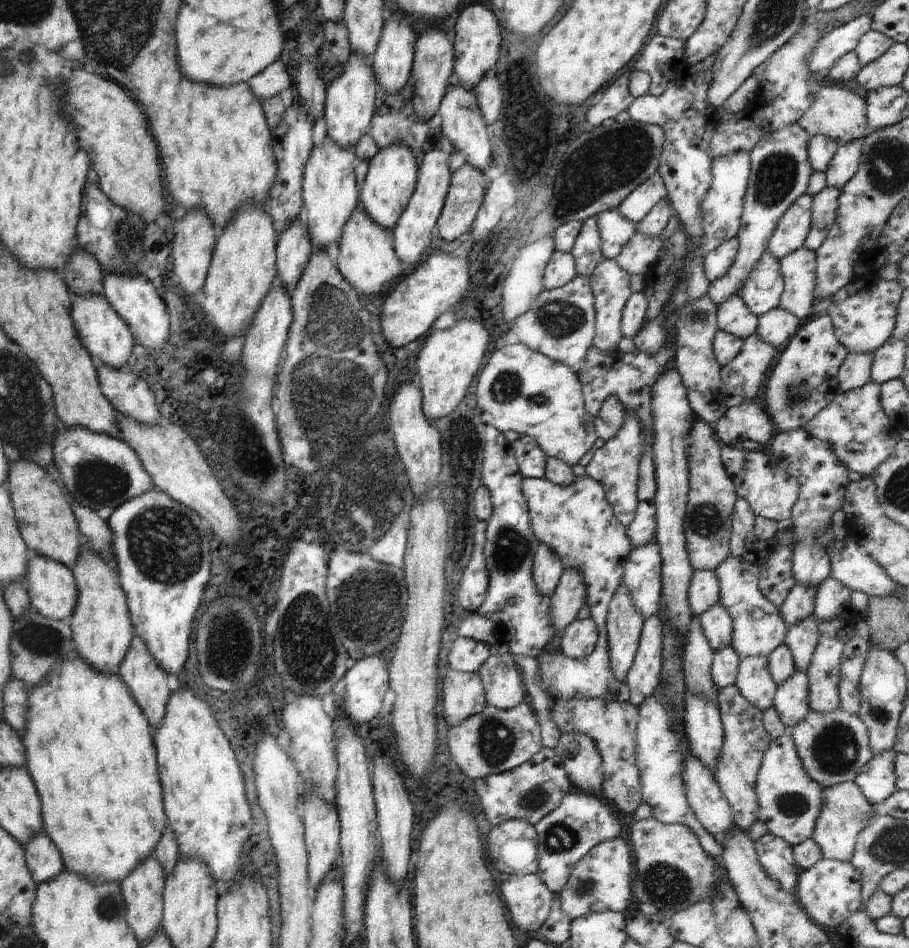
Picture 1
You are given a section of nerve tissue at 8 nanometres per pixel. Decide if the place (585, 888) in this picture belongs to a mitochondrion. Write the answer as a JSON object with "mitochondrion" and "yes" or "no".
{"mitochondrion":"yes"}

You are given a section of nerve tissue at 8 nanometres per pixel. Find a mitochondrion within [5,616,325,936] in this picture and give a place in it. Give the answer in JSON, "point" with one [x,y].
{"point":[45,641]}

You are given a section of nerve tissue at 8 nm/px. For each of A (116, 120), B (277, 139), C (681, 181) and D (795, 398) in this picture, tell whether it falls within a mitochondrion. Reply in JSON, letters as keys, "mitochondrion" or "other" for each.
{"A":"other","B":"other","C":"other","D":"mitochondrion"}

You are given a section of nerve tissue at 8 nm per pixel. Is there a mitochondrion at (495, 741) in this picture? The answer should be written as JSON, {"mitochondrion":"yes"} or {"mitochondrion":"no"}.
{"mitochondrion":"yes"}

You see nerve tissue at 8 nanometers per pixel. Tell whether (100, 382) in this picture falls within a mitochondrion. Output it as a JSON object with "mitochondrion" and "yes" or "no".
{"mitochondrion":"no"}

